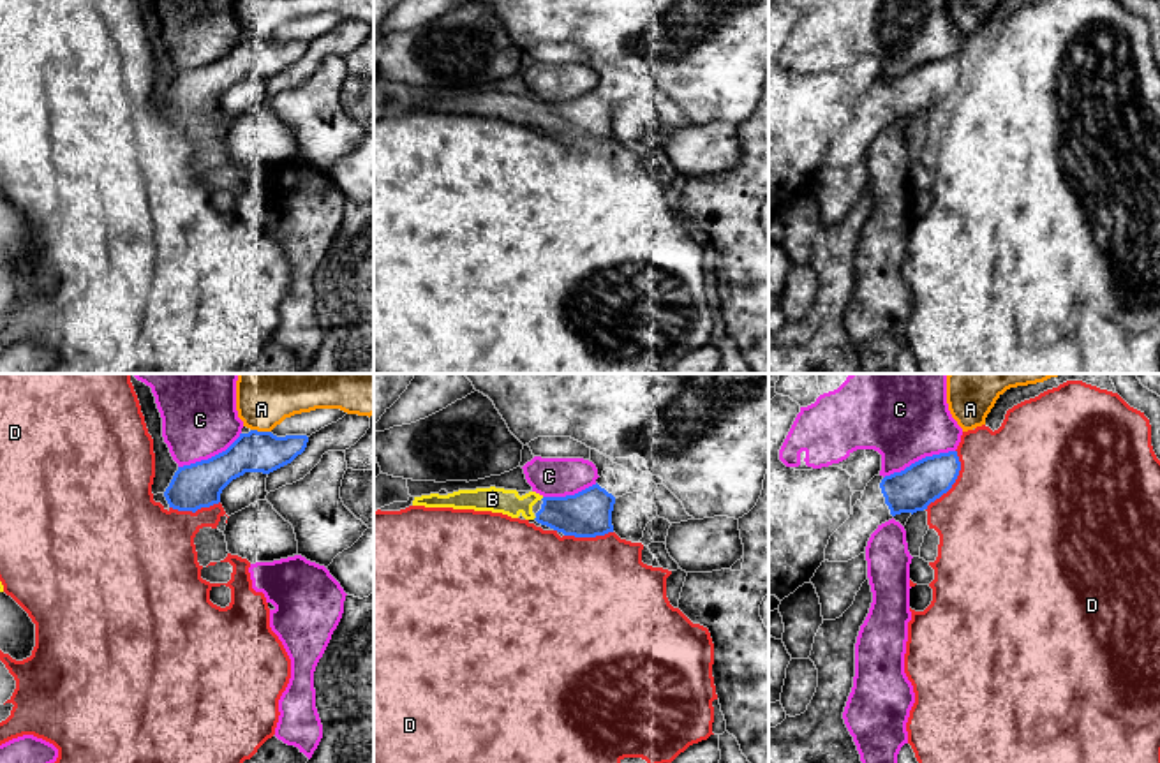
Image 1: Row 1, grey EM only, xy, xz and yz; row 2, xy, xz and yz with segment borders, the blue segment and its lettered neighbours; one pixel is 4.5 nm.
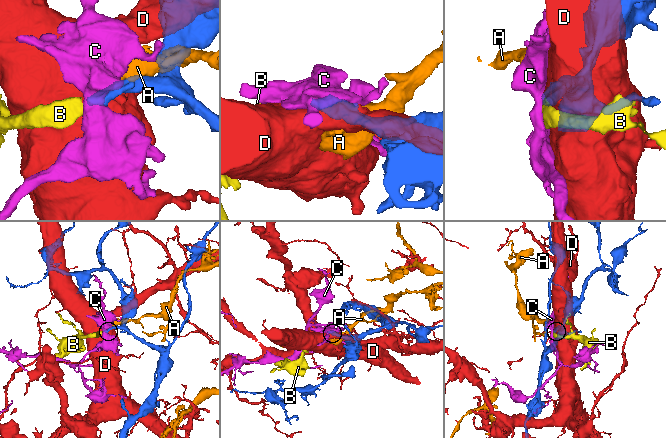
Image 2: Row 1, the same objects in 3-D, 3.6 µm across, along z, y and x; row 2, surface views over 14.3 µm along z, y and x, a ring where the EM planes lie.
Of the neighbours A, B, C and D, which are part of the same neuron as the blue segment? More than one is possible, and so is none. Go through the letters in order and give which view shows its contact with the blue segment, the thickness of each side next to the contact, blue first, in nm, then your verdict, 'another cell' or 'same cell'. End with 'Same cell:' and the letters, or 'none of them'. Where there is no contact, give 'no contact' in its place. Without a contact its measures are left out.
A: xy | 190/170 nm | another cell
B: no contact | same cell
C: yz | 200/320 nm | another cell
D: yz | 200/500 nm | another cell
Same cell: B

